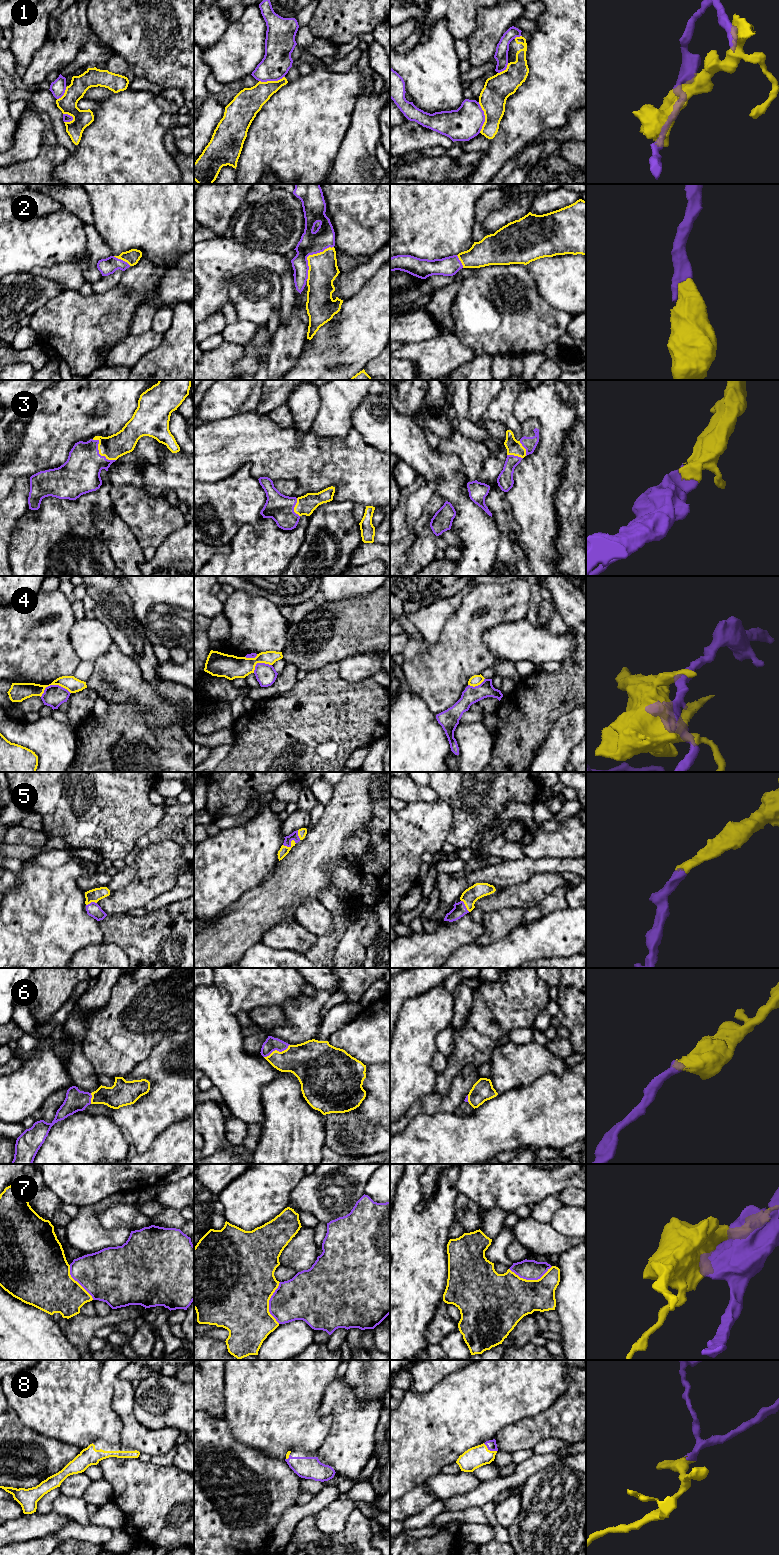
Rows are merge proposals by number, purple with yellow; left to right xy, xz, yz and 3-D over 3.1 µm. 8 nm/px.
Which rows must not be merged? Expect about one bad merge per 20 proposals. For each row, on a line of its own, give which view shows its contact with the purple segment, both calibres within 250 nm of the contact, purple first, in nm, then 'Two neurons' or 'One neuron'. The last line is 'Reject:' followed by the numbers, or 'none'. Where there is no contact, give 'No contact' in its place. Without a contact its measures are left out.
1: Touches purple in yz. Thickness 260 nm (purple) against 220 nm. Two neurons
2: Touches purple in xz. Thickness 180 nm (purple) against 240 nm. One neuron
3: Touches purple in xy. Thickness 320 nm (purple) against 190 nm. One neuron
4: Touches purple in xy. Thickness 180 nm (purple) against 130 nm. Two neurons
5: Touches purple in xz. Thickness 70 nm (purple) against 80 nm. One neuron
6: Touches purple in xz. Thickness 120 nm (purple) against 300 nm. One neuron
7: Touches purple in yz. Thickness 160 nm (purple) against 400 nm. One neuron
8: Touches purple in yz. Thickness 80 nm (purple) against 170 nm. One neuron
Reject: 1, 4

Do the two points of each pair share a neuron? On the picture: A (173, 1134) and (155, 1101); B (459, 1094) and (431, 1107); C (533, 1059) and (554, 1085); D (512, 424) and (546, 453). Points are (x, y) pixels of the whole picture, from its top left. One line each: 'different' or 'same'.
A: different
B: same
C: different
D: different

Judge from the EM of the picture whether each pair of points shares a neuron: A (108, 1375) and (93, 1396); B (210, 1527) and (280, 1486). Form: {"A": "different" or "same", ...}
{"A": "different", "B": "same"}

